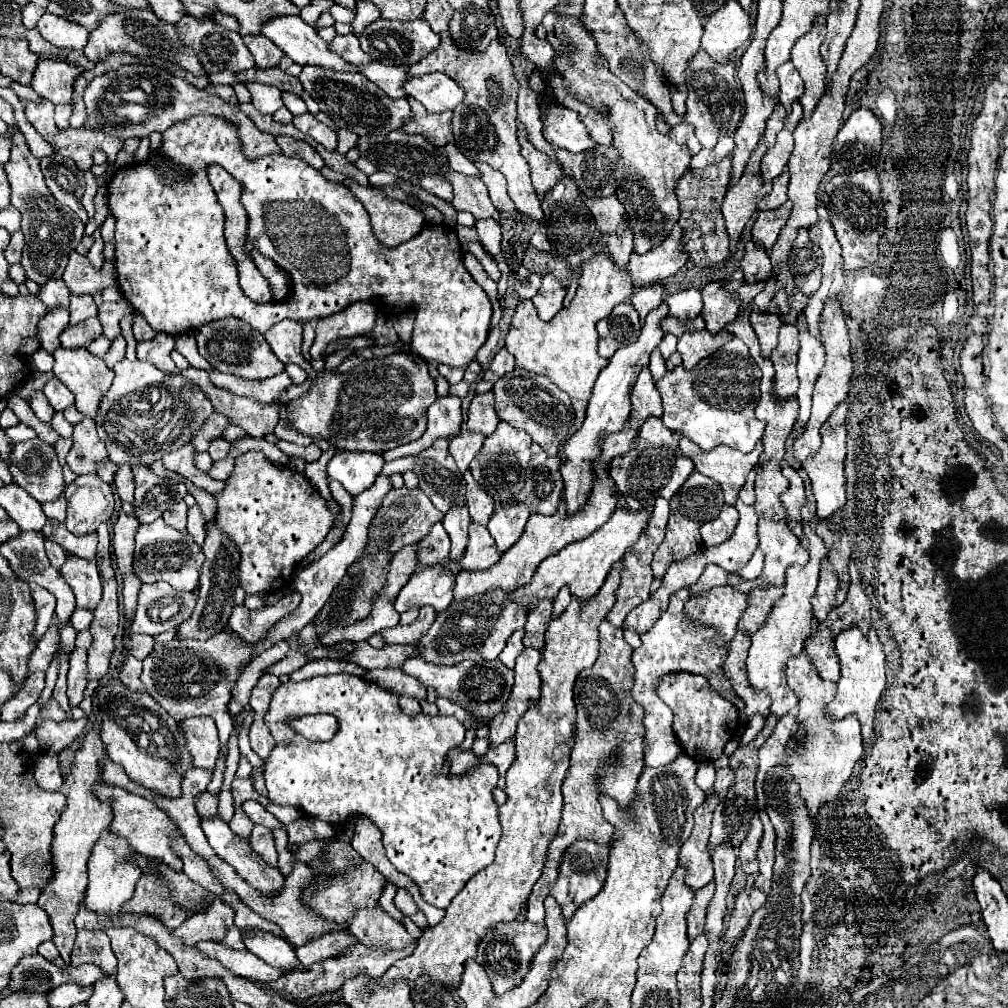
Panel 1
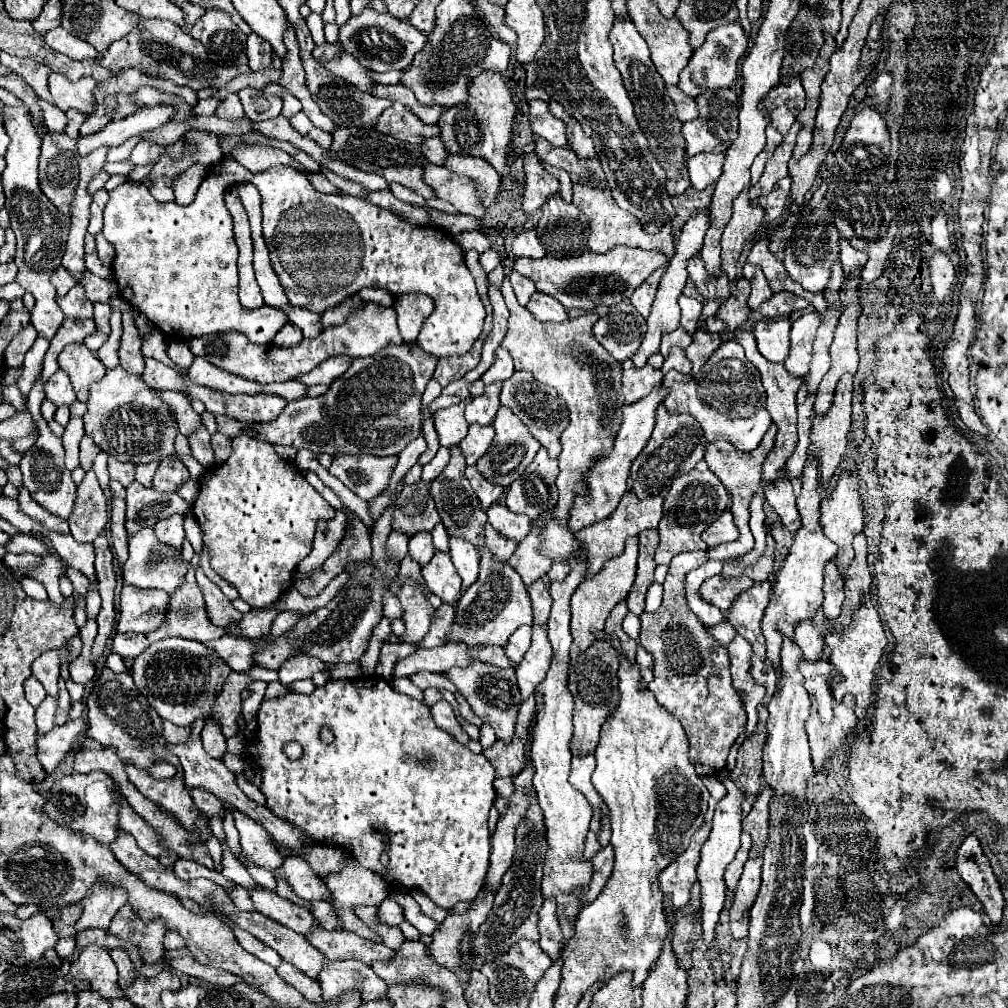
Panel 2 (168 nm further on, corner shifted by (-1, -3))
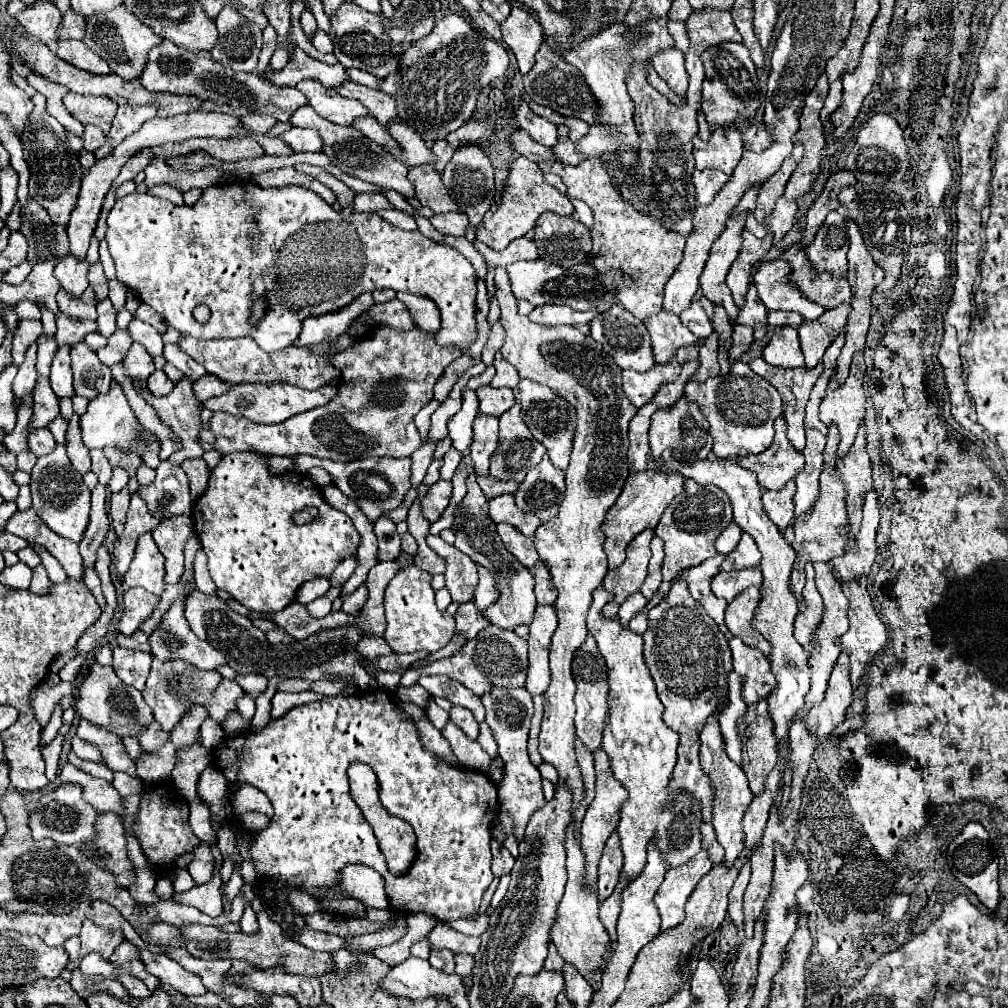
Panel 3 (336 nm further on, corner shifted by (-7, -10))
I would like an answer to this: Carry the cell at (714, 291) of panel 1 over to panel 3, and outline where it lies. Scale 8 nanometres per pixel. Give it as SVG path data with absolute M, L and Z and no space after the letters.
M749 286L749 292L745 296L745 304L739 310L737 324L745 324L753 328L753 338L761 340L767 330L767 310L761 306L761 300L757 298L757 288Z

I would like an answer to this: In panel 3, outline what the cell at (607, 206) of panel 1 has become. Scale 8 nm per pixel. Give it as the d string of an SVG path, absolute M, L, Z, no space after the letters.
M589 158L579 166L563 166L559 162L539 162L543 172L555 172L567 184L567 196L583 200L595 218L593 250L591 262L597 270L621 270L639 282L627 284L619 290L619 302L639 320L647 320L653 314L661 312L663 286L679 266L685 248L685 236L673 230L667 230L661 222L635 212L613 186L607 168L599 158Z

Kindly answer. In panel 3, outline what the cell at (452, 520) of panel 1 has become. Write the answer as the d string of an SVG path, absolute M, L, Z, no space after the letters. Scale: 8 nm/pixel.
M479 566L479 584L475 588L473 594L473 602L475 606L479 606L479 610L483 610L485 606L493 604L497 600L497 590L495 590L495 580L489 574L489 570L485 570L483 566Z

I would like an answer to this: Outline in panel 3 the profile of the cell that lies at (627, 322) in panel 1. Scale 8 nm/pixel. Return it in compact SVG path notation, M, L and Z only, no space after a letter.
M613 304L605 314L599 314L591 320L591 336L603 346L607 354L611 354L611 358L621 368L647 372L657 364L653 358L651 336L647 332L647 326L641 320L637 320L633 314L629 314L621 304Z

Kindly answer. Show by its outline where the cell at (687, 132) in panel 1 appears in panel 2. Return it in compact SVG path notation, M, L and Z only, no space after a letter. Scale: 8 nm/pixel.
M687 169L681 171L681 177L677 181L667 181L667 191L671 197L683 193L689 187L689 177L687 177Z

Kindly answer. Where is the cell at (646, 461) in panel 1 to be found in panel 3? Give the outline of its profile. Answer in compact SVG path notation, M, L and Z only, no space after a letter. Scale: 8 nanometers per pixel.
M679 398L679 402L669 408L661 410L661 414L653 416L653 426L649 430L649 442L651 442L651 458L661 460L663 450L671 448L673 458L679 462L693 464L695 460L705 460L707 454L711 452L713 438L709 434L709 422L703 418L695 402L685 402L685 398Z

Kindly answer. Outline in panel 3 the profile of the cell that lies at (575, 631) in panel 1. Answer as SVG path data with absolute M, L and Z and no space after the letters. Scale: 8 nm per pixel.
M643 530L641 534L637 534L637 538L633 538L633 542L627 546L625 562L619 568L607 572L603 586L613 594L613 600L601 612L605 618L613 618L619 606L641 588L647 576L647 564L651 558L649 542L653 534L655 534L653 530Z

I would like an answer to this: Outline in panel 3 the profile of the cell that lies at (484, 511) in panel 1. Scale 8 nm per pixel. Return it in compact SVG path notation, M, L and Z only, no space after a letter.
M491 476L487 478L477 478L481 490L485 492L485 498L491 500L491 498L497 498L501 494L515 494L517 492L517 484L515 482L501 482L501 480L495 480Z

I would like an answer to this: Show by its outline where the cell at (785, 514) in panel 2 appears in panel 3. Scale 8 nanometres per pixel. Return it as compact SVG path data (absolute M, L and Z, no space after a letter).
M791 479L785 484L783 490L765 490L763 492L763 510L767 516L777 524L781 532L785 532L793 520L795 520L795 504L793 497L795 495L795 481Z

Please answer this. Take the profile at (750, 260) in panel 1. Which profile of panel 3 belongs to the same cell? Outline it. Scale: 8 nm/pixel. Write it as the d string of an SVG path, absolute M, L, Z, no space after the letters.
M799 244L789 246L783 254L781 260L789 262L791 274L789 282L793 282L807 300L817 302L825 310L831 310L839 306L841 302L851 302L851 288L847 278L831 278L831 276L815 276L813 268L809 266L809 260L805 258L805 252L801 250Z

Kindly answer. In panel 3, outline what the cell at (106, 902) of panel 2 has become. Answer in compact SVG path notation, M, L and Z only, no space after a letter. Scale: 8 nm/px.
M83 920L79 938L81 938L81 954L79 954L81 958L87 956L89 952L99 952L105 954L105 958L109 958L113 950L125 940L121 930L105 930L91 920Z

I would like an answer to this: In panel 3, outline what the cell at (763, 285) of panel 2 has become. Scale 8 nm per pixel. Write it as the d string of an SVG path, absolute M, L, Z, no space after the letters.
M781 260L773 262L763 262L755 274L753 274L753 284L757 286L759 298L765 304L767 310L793 310L799 312L805 320L815 320L819 318L825 308L817 306L815 302L807 302L807 298L787 282L789 274L789 264Z

